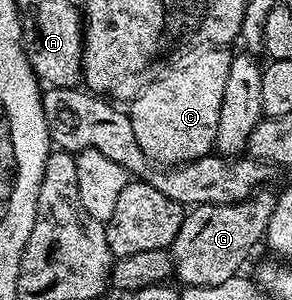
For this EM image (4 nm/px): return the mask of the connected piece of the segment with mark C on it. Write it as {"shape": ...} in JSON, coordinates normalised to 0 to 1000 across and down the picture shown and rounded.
{"shape":[[[702,163],[668,200],[634,203],[613,227],[572,237],[534,270],[514,277],[483,307],[476,327],[452,330],[445,390],[459,427],[459,453],[469,460],[486,507],[510,533],[562,560],[616,553],[630,540],[661,540],[695,527],[736,490],[747,387],[760,360],[760,307],[774,307],[774,253],[788,243],[791,210],[795,180],[777,163]]]}

